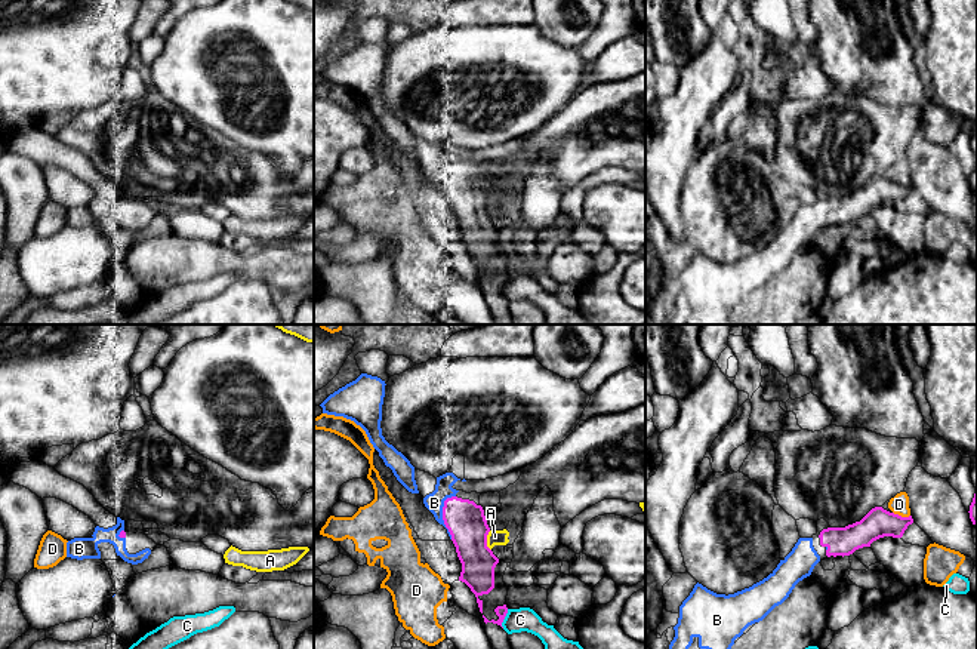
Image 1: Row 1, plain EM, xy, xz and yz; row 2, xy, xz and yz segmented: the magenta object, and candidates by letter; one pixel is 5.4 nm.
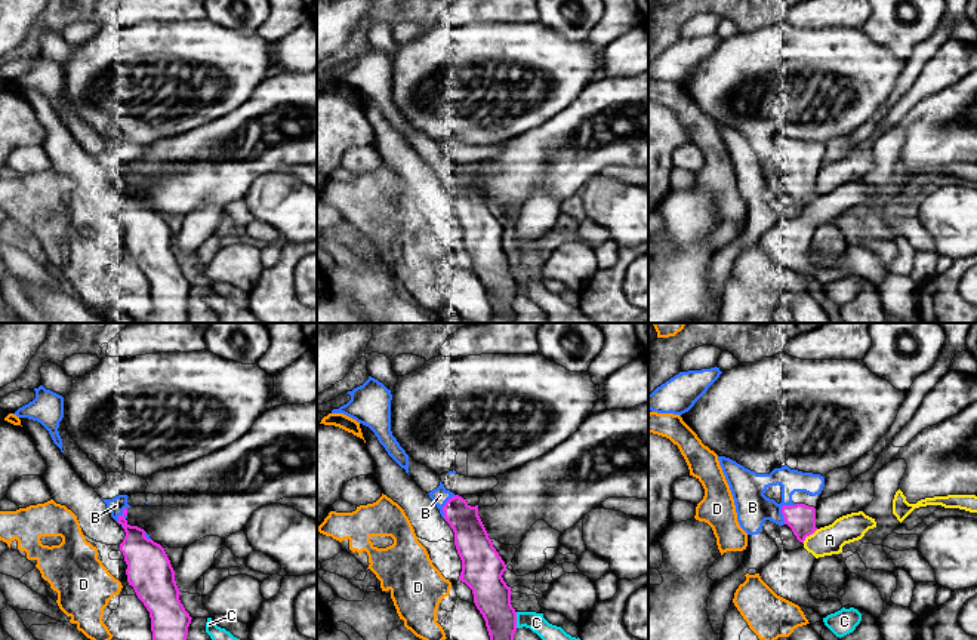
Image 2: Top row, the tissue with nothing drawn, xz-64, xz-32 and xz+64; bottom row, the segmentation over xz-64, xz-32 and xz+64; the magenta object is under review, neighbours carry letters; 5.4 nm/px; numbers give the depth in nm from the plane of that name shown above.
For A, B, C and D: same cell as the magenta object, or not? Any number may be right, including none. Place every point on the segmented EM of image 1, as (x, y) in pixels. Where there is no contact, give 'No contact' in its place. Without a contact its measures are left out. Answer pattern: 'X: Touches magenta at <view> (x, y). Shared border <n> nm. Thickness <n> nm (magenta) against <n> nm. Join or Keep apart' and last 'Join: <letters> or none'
A: Touches magenta at xz (486, 541). Shared border 110 nm. Thickness 220 nm (magenta) against 80 nm. Keep apart
B: Touches magenta at xz (443, 514). Shared border 240 nm. Thickness 220 nm (magenta) against 100 nm. Join
C: Touches magenta at xz (504, 618). Shared border 110 nm. Thickness 60 nm (magenta) against 130 nm. Keep apart
D: Touches magenta at yz (900, 516). Shared border 100 nm. Thickness 160 nm (magenta) against 100 nm. Keep apart
Join: B

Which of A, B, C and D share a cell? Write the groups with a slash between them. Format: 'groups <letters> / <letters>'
groups A / B / C / D

